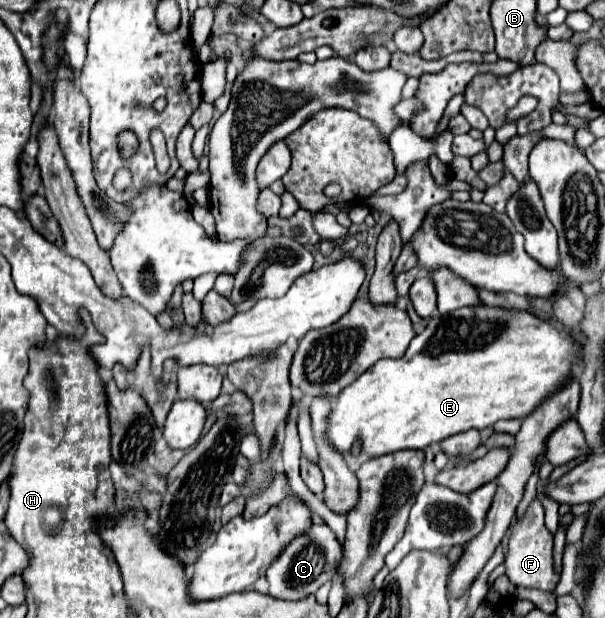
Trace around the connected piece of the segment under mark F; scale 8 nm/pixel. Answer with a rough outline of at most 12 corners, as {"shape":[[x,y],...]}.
{"shape":[[537,498],[511,526],[505,574],[553,592],[553,534]]}

